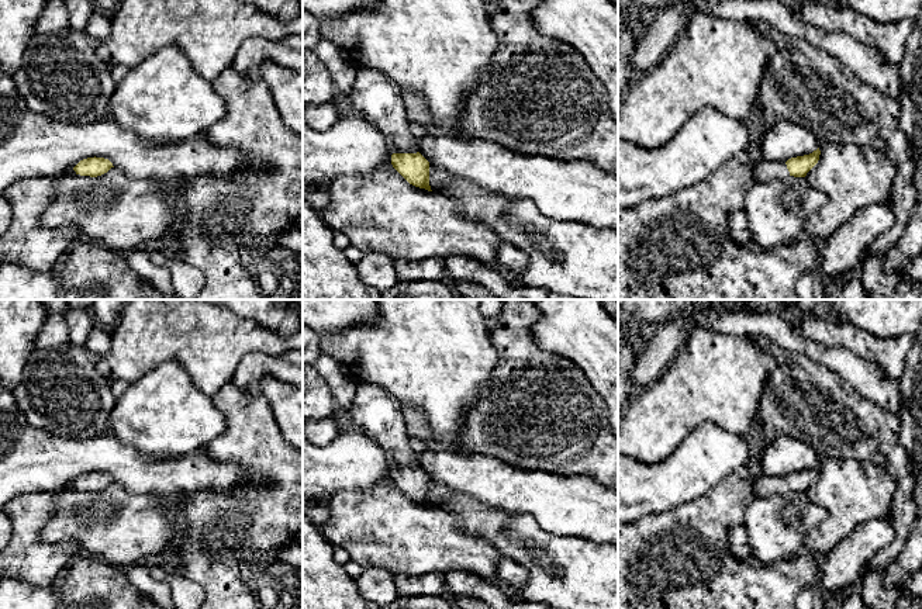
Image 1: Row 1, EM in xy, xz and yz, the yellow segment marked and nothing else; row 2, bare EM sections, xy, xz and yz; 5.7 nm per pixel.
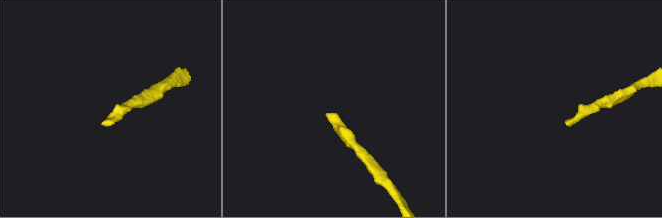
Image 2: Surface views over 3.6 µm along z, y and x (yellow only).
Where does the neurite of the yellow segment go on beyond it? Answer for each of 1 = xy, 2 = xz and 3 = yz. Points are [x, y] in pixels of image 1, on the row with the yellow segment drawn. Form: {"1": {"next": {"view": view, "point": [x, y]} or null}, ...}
{"1": {"next": null}, "2": {"next": {"view": "xz", "point": [379, 100]}}, "3": {"next": {"view": "yz", "point": [763, 172]}}}

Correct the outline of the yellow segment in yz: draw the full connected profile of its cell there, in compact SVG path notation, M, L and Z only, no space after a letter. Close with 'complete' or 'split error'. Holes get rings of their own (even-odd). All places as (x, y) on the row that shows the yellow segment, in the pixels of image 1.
M819 148L809 155L797 156L784 162L752 162L752 177L754 184L764 184L776 179L787 179L788 176L805 177L807 173L818 163Z; split error

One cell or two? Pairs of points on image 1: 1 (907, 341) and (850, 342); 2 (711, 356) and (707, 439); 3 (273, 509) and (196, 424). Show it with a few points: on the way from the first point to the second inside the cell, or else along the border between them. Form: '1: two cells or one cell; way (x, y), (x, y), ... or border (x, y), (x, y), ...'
1: one cell; way (893, 346), (864, 345)
2: two cells; border (739, 433), (703, 422), (681, 442)
3: two cells; border (216, 407), (224, 418), (225, 429), (201, 449)

